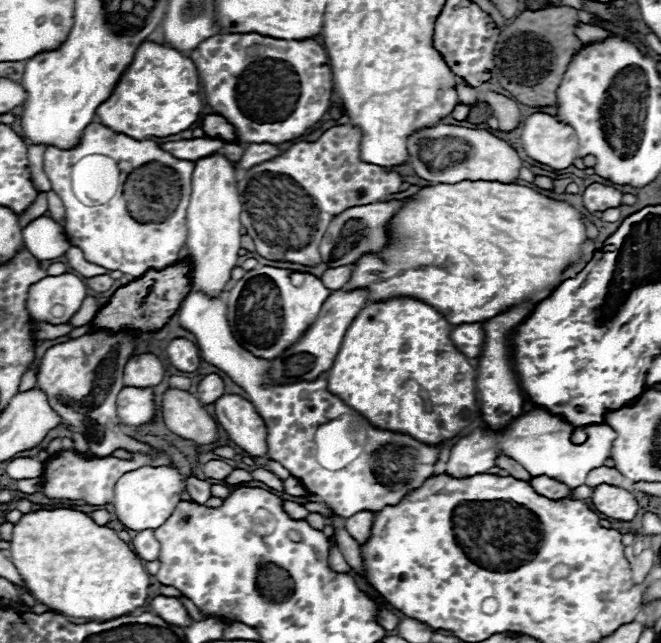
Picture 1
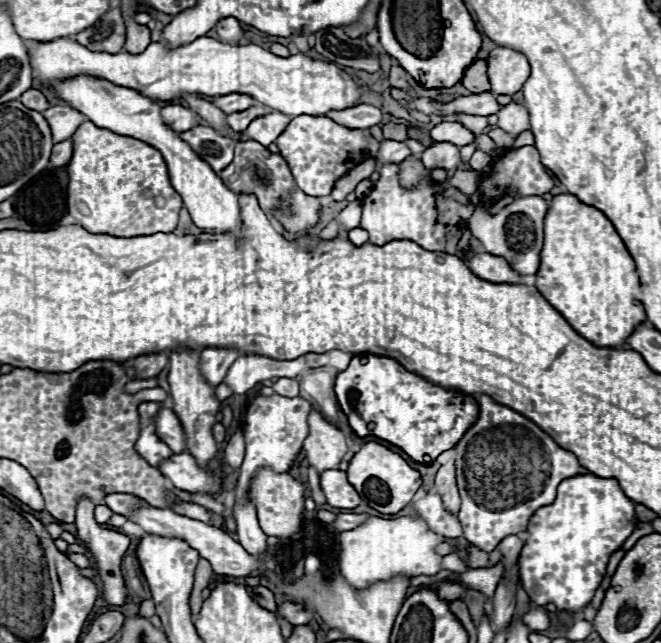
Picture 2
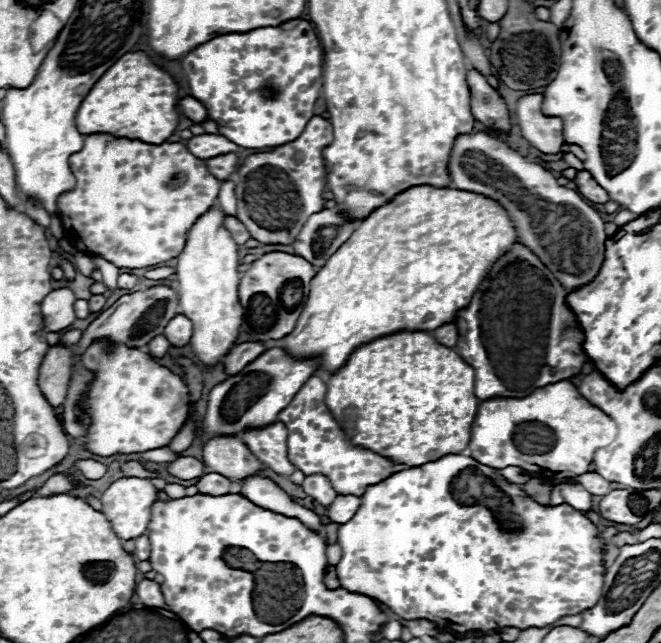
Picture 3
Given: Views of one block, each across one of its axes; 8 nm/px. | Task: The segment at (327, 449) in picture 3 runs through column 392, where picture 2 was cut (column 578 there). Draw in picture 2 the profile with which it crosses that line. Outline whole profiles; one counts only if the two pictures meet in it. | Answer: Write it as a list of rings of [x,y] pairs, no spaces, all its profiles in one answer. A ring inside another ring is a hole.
[[[486,394],[478,396],[478,404],[478,420],[456,446],[464,462],[458,474],[462,498],[458,520],[470,544],[492,552],[508,534],[526,532],[530,516],[554,500],[556,488],[564,478],[584,474],[586,470],[572,452],[560,448],[544,430],[516,410],[496,404]]]

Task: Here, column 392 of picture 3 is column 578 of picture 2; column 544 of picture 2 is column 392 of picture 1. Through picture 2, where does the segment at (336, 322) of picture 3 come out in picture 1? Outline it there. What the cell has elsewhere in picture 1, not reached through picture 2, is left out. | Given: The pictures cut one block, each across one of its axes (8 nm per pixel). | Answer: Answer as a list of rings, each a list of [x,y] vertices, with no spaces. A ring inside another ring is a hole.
[[[482,180],[420,188],[414,196],[406,198],[402,208],[394,214],[390,232],[392,236],[386,248],[364,254],[352,264],[352,276],[344,288],[366,288],[368,302],[400,296],[422,300],[440,310],[452,326],[494,318],[494,314],[500,314],[506,306],[514,306],[514,302],[522,302],[522,298],[556,284],[566,266],[578,260],[580,244],[586,240],[580,214],[570,204],[542,196],[528,186]]]

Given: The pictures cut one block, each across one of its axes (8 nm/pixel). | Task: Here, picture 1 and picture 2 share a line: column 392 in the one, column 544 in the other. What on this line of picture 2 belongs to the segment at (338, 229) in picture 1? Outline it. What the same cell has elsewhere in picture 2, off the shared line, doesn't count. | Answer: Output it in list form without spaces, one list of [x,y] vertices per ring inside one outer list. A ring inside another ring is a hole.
[[[520,196],[514,198],[500,213],[489,215],[482,206],[476,209],[468,222],[468,228],[484,246],[488,254],[502,256],[508,260],[508,264],[520,274],[530,276],[538,272],[540,266],[540,250],[542,250],[542,224],[544,216],[548,212],[548,202],[540,196]]]

